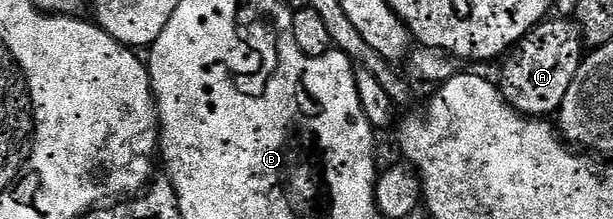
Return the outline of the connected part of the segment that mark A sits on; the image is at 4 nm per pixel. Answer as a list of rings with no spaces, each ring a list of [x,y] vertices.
[[[547,18],[536,25],[505,57],[500,91],[503,98],[523,116],[546,118],[557,113],[568,86],[572,86],[572,78],[576,78],[576,70],[582,65],[584,41],[577,23],[570,18],[554,19]]]

